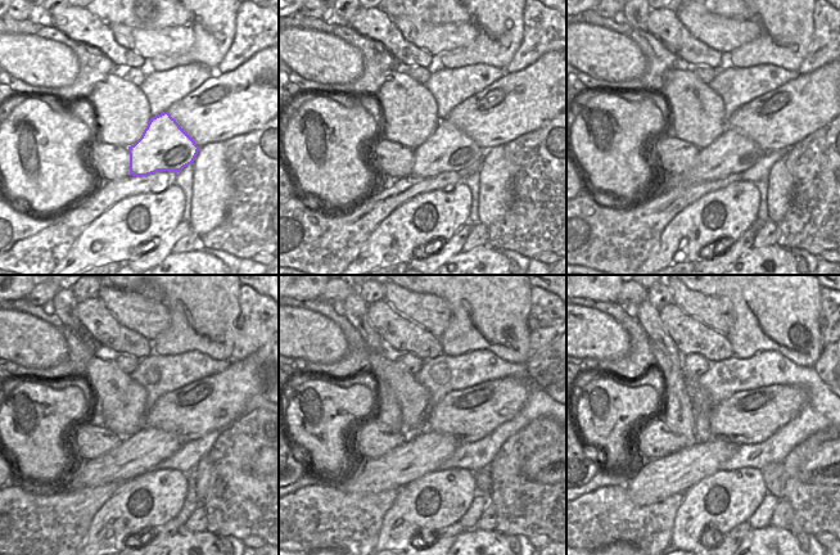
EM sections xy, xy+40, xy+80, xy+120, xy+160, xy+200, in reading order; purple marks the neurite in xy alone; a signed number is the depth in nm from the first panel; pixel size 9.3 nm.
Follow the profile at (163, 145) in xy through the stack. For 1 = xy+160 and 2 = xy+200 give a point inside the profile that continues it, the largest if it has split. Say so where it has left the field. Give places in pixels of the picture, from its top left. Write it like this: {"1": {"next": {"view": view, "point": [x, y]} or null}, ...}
{"1": {"next": {"view": "xy+160", "point": [421, 454]}}, "2": {"next": {"view": "xy+200", "point": [659, 478]}}}

